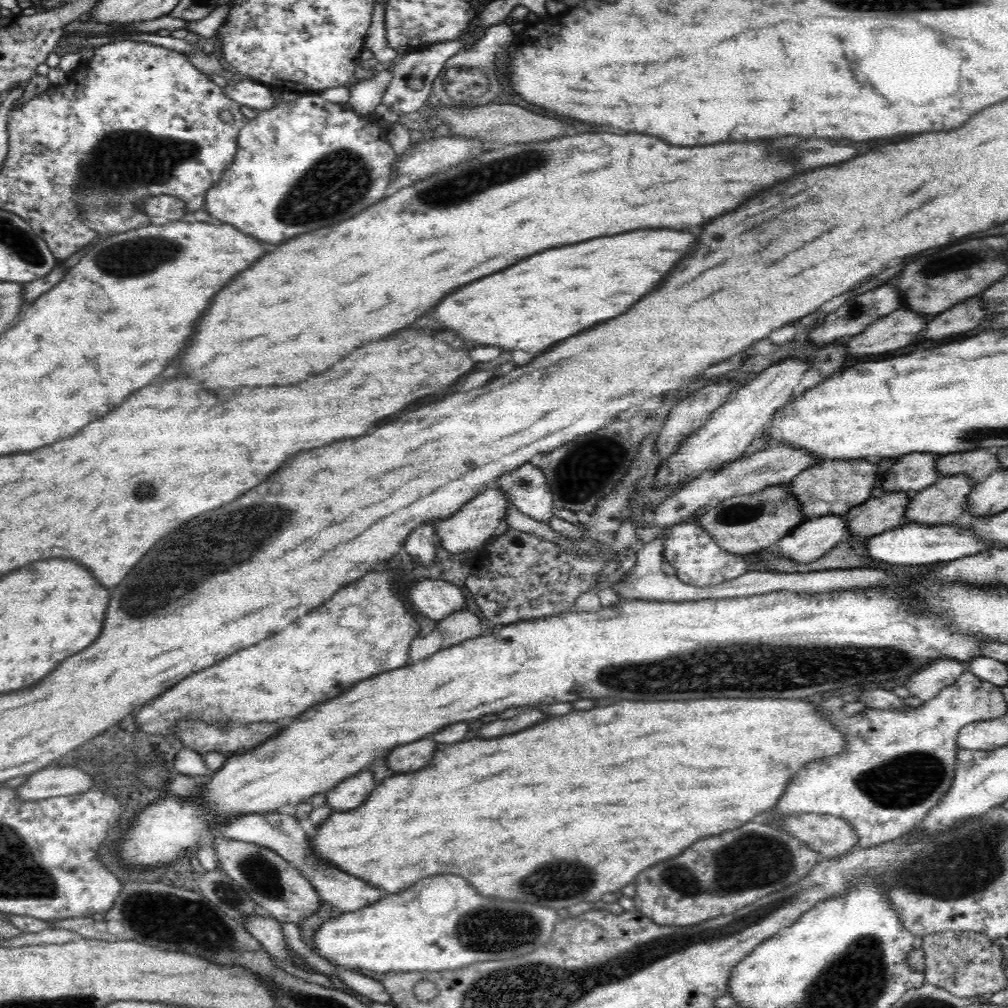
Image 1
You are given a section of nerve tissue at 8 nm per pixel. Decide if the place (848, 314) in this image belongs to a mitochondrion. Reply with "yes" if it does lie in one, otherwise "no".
yes

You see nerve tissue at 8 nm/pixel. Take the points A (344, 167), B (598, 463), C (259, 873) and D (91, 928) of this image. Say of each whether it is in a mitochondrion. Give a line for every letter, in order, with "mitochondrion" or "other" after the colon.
A: mitochondrion
B: mitochondrion
C: mitochondrion
D: other

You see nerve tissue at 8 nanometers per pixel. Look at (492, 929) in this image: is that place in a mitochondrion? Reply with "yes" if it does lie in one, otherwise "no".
yes

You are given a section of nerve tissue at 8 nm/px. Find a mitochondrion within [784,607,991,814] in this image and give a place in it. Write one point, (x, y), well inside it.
(905, 780)

